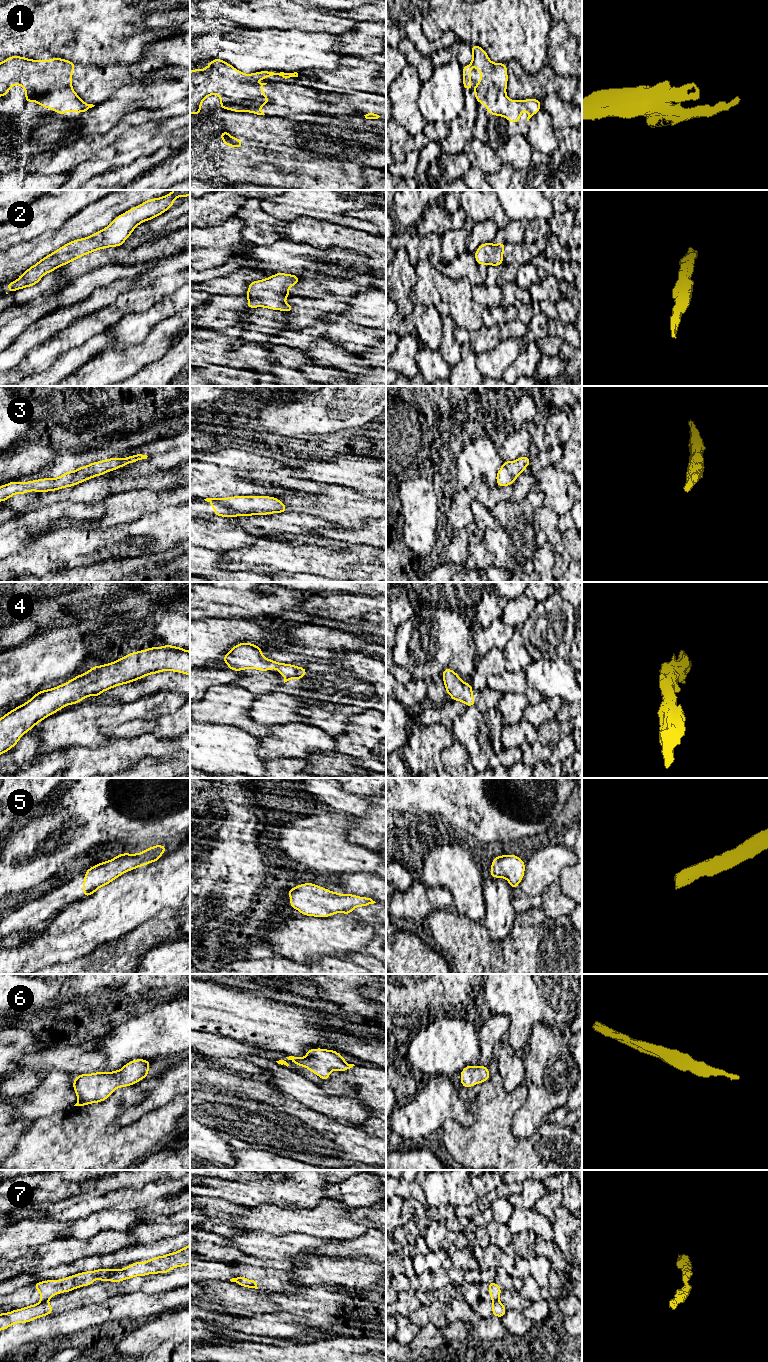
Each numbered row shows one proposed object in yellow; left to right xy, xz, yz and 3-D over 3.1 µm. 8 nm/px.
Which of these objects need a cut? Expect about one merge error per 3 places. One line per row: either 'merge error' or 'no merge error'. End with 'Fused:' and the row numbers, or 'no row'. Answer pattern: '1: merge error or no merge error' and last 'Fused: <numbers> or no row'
1: merge error
2: no merge error
3: no merge error
4: no merge error
5: no merge error
6: no merge error
7: merge error
Fused: 1, 7

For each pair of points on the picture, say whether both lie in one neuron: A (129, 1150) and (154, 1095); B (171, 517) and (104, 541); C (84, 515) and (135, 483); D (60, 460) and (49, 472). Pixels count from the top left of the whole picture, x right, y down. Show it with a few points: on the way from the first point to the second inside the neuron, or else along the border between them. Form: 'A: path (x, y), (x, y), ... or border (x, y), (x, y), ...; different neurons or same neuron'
A: border (167, 1102), (160, 1108), (155, 1108), (125, 1124); different neurons
B: path (154, 526), (133, 529), (121, 535); same neuron
C: border (100, 501), (95, 504), (82, 505); different neurons
D: path (58, 463), (52, 469); same neuron

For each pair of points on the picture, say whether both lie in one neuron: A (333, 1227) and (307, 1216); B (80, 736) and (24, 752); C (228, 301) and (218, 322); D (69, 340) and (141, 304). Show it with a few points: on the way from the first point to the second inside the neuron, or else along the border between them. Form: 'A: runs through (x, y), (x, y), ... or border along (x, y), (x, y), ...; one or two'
A: runs through (327, 1221), (313, 1221); one
B: border along (32, 728), (37, 733), (39, 745), (31, 762); two
C: runs through (228, 306), (222, 313), (222, 317); one
D: runs through (87, 328), (114, 311), (118, 311), (123, 306); one

